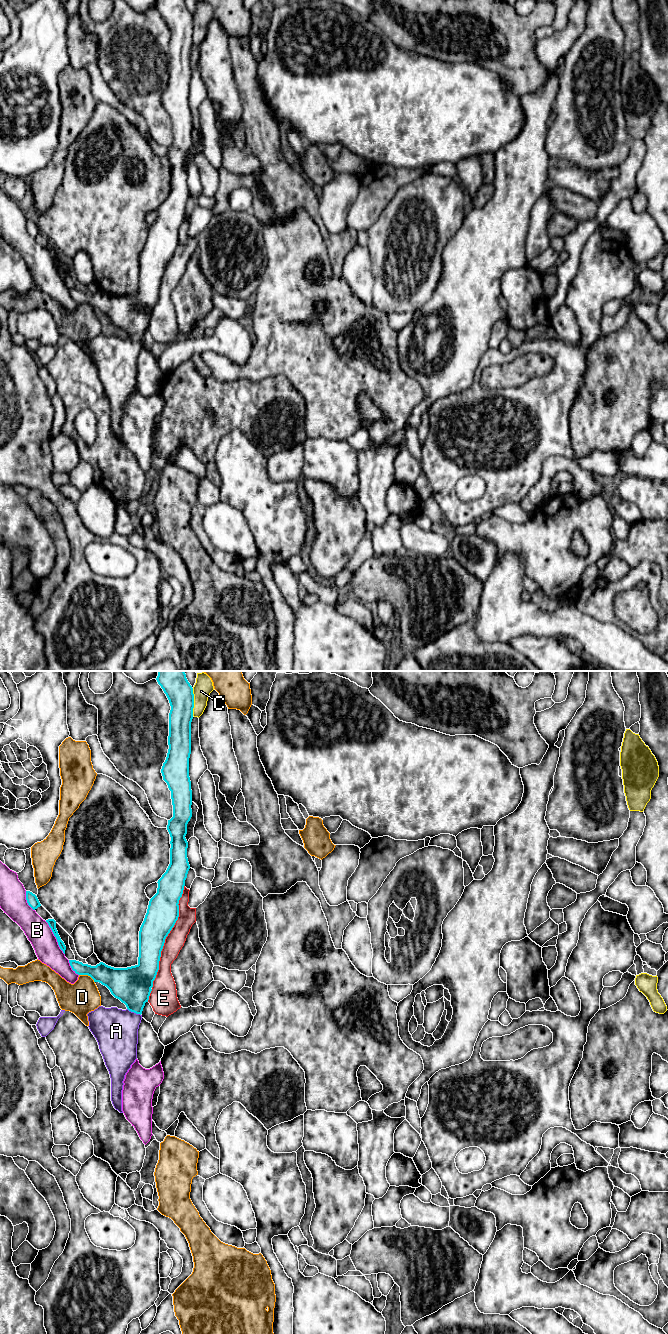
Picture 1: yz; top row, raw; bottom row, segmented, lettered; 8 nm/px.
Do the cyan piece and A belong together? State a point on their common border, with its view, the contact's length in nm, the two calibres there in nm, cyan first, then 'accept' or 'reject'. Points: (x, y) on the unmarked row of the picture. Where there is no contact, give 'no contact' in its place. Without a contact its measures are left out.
meets cyan in yz at (134, 340); contact 130 nm long; 300 nm thick on the cyan side, 360 nm on the other; accept

